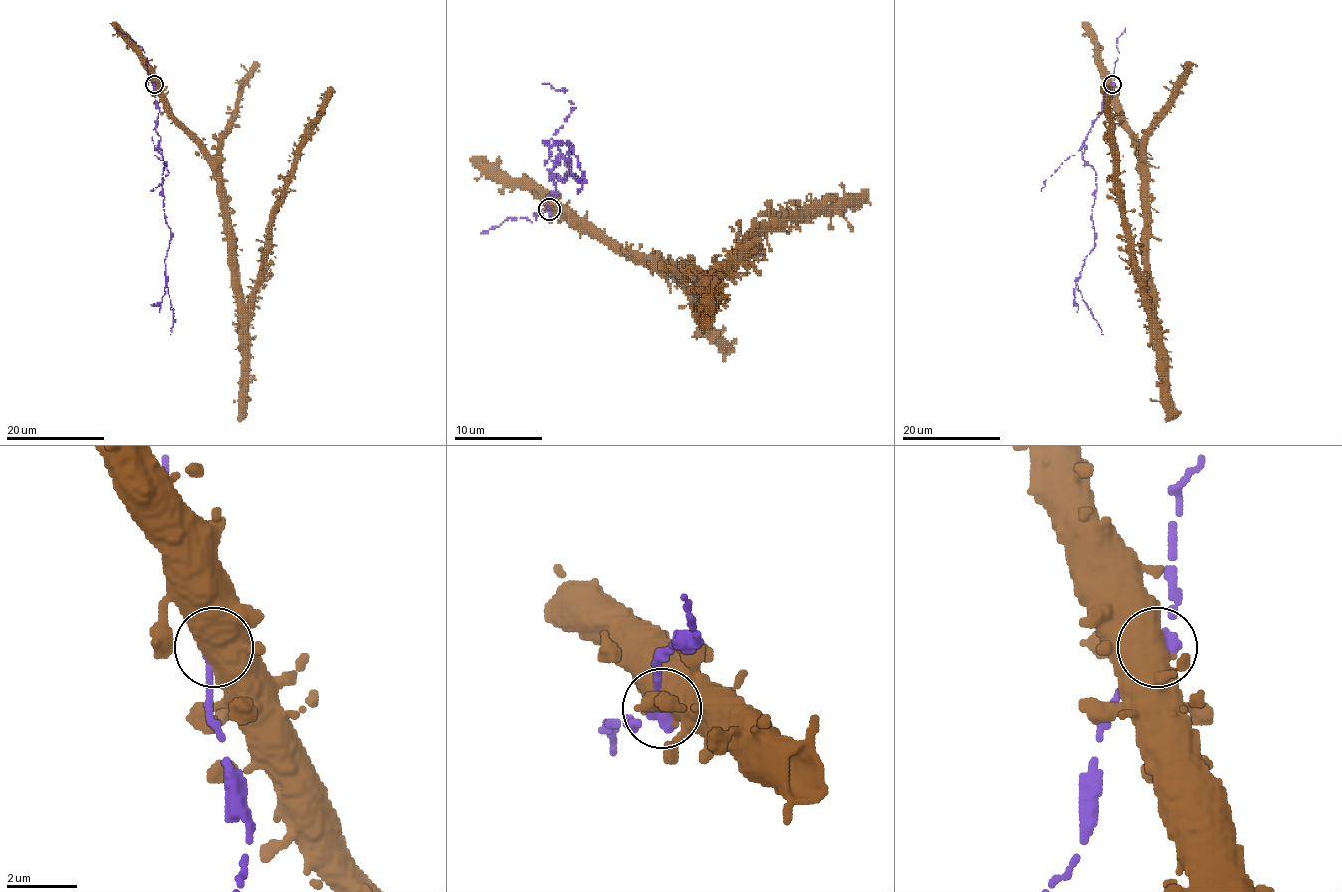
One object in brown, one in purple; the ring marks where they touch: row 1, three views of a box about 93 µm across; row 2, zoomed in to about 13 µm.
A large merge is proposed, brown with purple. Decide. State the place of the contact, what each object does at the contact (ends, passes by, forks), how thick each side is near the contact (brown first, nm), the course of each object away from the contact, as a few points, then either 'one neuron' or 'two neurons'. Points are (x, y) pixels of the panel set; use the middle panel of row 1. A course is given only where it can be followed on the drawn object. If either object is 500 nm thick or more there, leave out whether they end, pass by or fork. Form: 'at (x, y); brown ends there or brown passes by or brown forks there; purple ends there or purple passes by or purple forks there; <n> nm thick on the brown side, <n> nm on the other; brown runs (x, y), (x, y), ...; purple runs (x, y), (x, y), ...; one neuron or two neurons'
at (549, 209); 650 nm thick on the brown side, 320 nm on the other; brown runs (549, 209), (586, 222), (622, 251), (694, 275), (723, 266), (780, 218), (861, 202), (857, 209); purple runs (549, 209), (556, 161), (569, 169), (562, 182), (578, 178), (569, 145), (578, 193); two neurons

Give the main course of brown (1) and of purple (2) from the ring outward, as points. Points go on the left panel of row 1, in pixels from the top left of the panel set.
1: (154, 85), (168, 114), (214, 171), (231, 286), (243, 305), (257, 282), (272, 209), (327, 88)
2: (154, 85), (159, 112), (158, 151), (165, 165), (163, 209), (170, 229), (164, 260), (174, 319), (170, 334)

